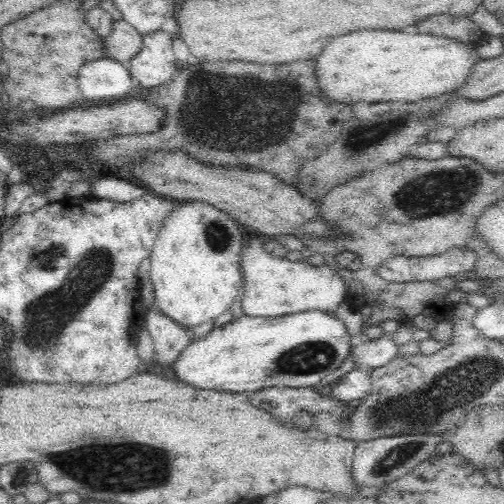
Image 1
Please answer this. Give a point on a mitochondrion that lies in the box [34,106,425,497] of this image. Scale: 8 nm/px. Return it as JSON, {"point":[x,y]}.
{"point":[117,468]}

